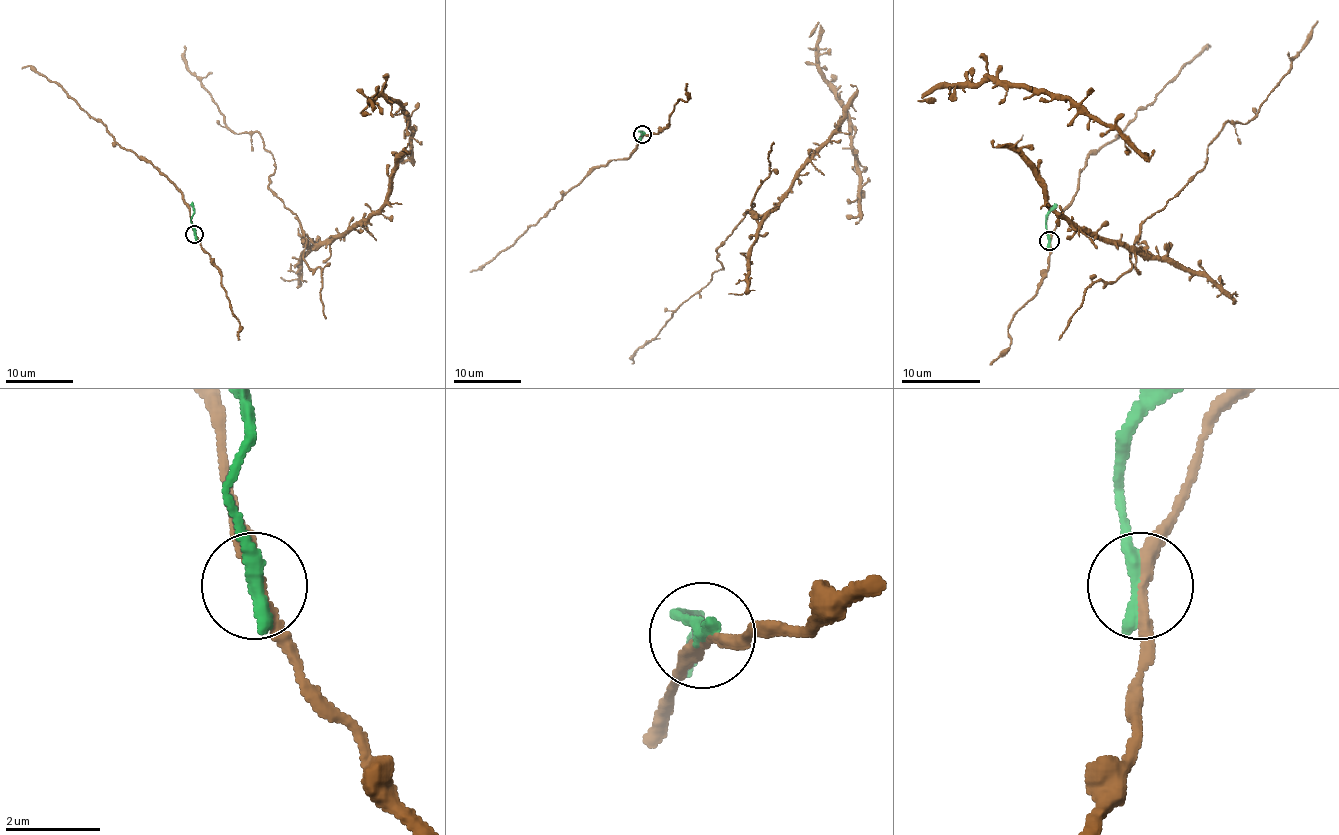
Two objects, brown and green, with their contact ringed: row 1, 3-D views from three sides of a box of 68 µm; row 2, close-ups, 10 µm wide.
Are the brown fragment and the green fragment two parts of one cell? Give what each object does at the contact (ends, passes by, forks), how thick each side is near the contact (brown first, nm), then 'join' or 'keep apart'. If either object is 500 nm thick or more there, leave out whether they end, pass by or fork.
brown passes by; green ends there; 240 nm thick on the brown side, 400 nm on the other; keep apart

